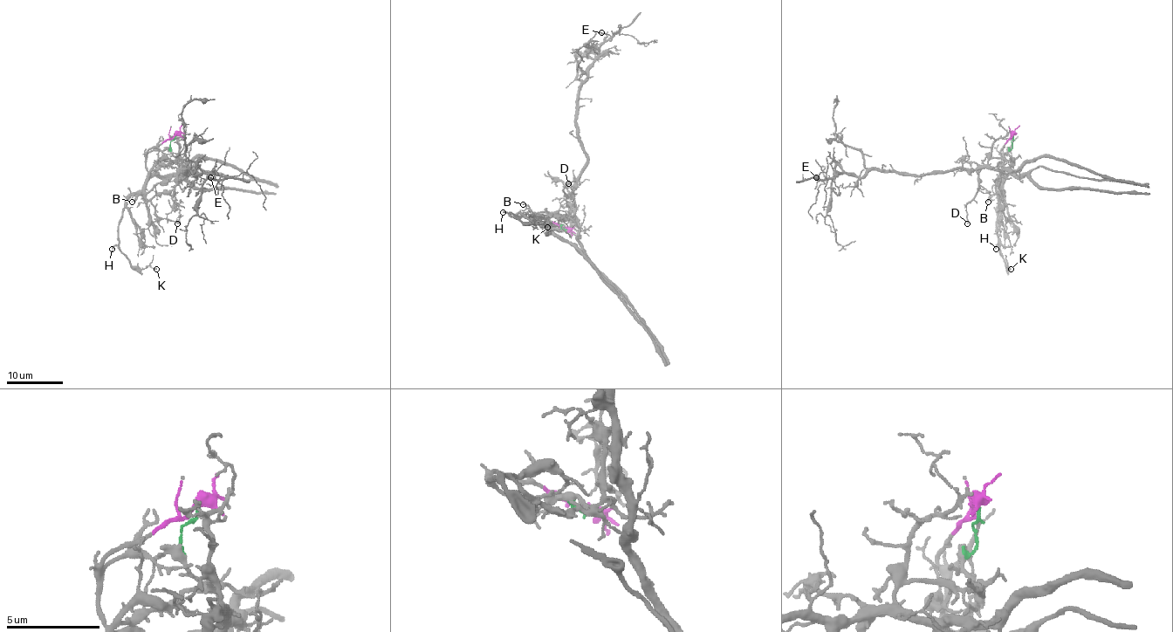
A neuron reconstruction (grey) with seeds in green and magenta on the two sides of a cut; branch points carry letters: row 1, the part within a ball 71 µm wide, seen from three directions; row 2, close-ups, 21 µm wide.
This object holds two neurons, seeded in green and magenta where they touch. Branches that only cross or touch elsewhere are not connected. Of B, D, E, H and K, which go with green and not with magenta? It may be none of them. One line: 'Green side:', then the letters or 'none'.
Green side: D, E

